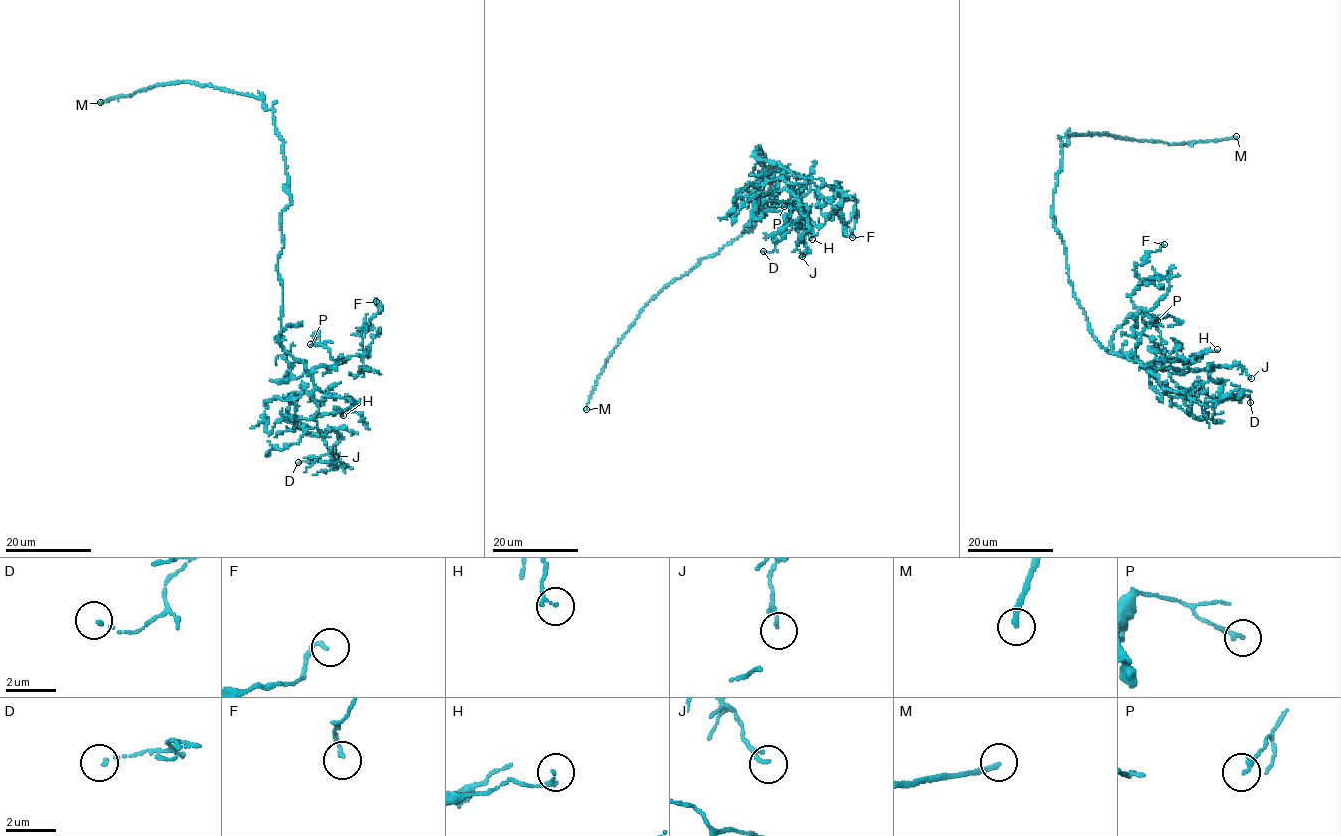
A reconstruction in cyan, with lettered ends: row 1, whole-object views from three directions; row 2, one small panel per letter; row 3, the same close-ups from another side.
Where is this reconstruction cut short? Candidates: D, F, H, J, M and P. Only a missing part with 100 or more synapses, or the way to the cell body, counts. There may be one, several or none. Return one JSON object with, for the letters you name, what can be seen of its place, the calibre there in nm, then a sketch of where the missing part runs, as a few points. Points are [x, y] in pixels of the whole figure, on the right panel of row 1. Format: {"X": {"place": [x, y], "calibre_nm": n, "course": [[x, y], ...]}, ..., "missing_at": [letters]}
{"M": {"place": [1236, 136], "calibre_nm": 200}, "missing_at": ["M"]}

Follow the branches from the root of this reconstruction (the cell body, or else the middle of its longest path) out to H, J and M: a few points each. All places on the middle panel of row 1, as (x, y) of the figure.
H: (774, 165), (764, 167), (765, 154), (757, 146), (757, 158), (823, 181), (802, 197), (812, 239)
J: (774, 165), (764, 167), (757, 146), (757, 158), (786, 170), (791, 220), (803, 230), (808, 250), (802, 256)
M: (774, 165), (771, 196), (761, 218), (651, 299), (607, 360), (586, 409)

